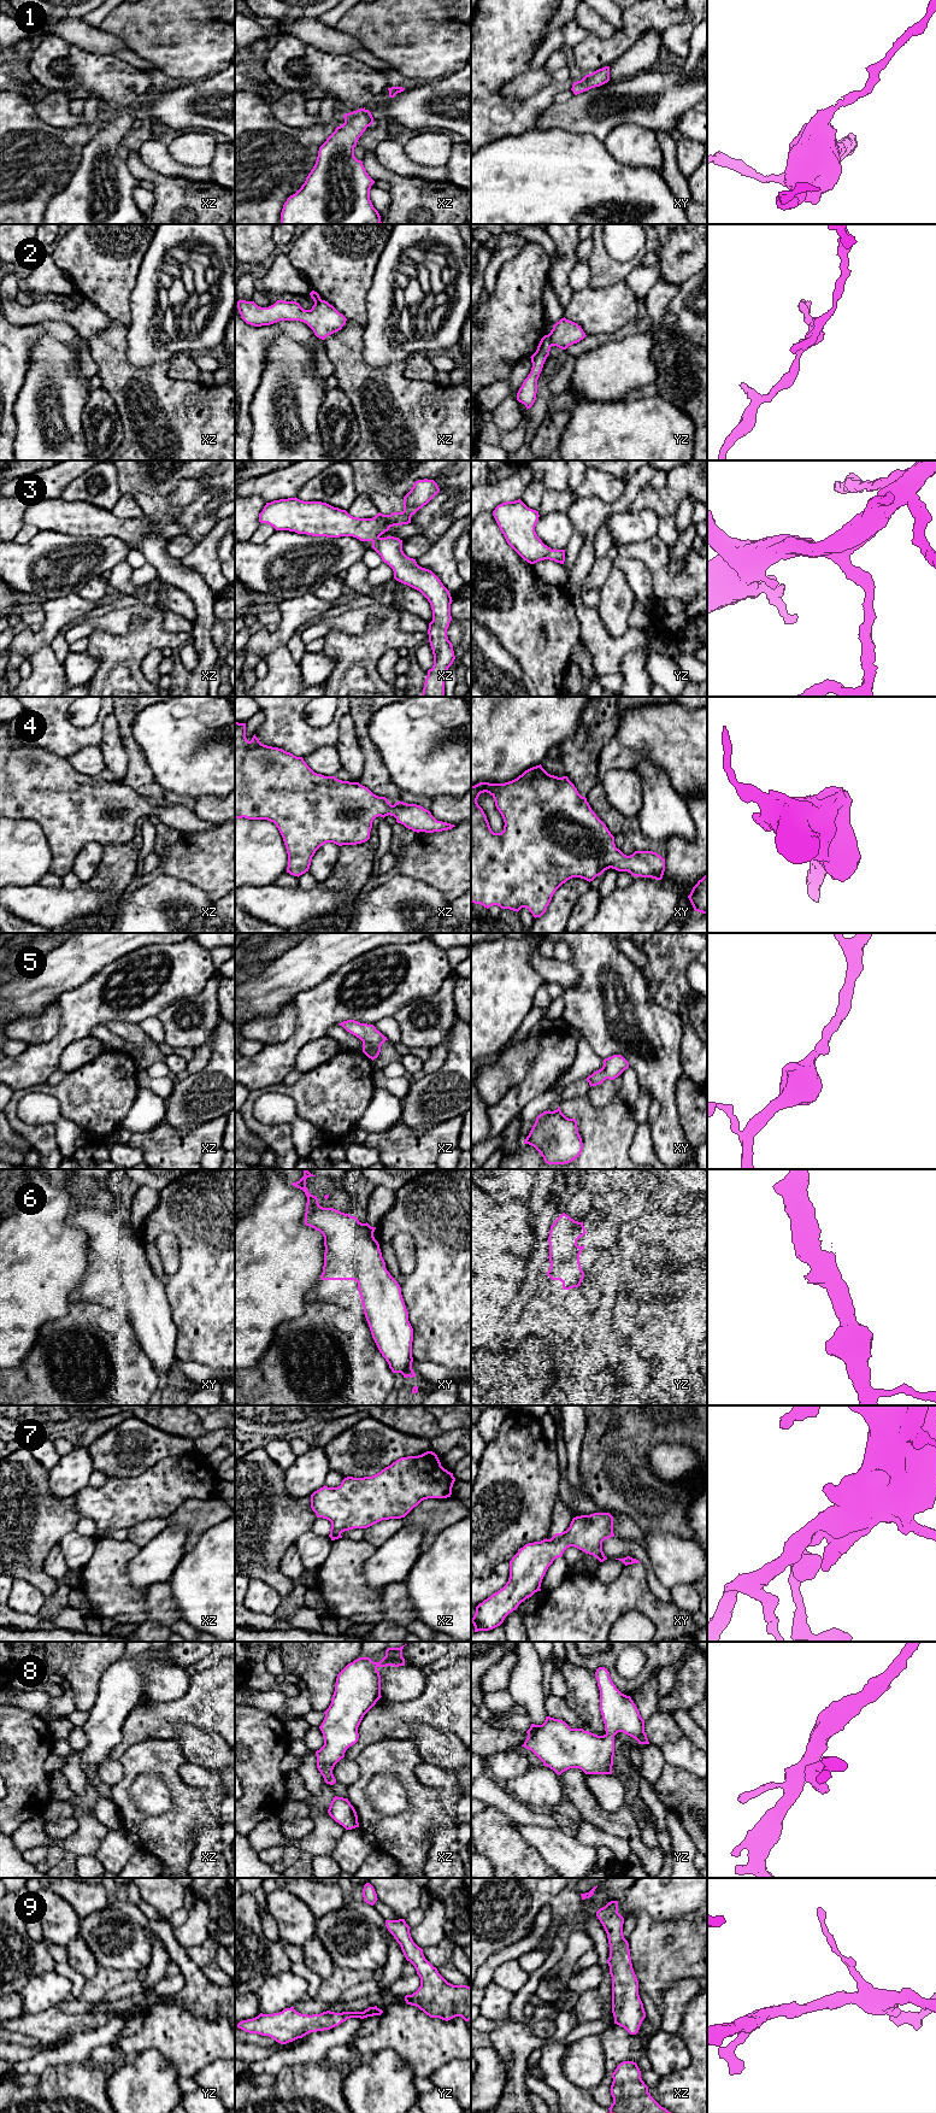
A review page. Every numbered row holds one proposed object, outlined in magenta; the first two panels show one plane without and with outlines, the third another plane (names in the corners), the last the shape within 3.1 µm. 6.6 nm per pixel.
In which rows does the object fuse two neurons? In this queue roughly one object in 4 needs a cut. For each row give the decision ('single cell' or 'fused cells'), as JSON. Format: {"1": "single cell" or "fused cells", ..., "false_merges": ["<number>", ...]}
{"1": "single cell", "2": "fused cells", "3": "single cell", "4": "single cell", "5": "single cell", "6": "single cell", "7": "single cell", "8": "single cell", "9": "single cell", "false_merges": ["2"]}

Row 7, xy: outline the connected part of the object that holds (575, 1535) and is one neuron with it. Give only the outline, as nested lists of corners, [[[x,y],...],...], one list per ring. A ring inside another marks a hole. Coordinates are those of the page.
[[[594,1513],[573,1518],[566,1531],[555,1533],[551,1539],[525,1544],[510,1561],[506,1585],[476,1607],[471,1619],[475,1632],[500,1626],[522,1602],[541,1591],[548,1567],[567,1548],[575,1546],[600,1562],[607,1560],[602,1542],[611,1537],[614,1537],[613,1516],[610,1513]]]

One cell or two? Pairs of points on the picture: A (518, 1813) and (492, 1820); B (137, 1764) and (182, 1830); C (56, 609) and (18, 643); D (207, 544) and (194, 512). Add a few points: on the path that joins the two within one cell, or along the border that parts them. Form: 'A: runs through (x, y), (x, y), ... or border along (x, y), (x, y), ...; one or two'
A: border along (486, 1806), (498, 1807), (516, 1823); two
B: runs through (158, 1766), (182, 1792), (182, 1809); one
C: runs through (54, 621), (36, 640), (30, 643); one
D: border along (218, 521), (196, 545); two

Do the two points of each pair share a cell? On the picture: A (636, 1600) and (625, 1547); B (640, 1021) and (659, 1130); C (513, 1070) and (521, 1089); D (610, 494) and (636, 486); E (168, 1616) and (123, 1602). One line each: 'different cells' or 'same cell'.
A: different cells
B: same cell
C: different cells
D: different cells
E: different cells

